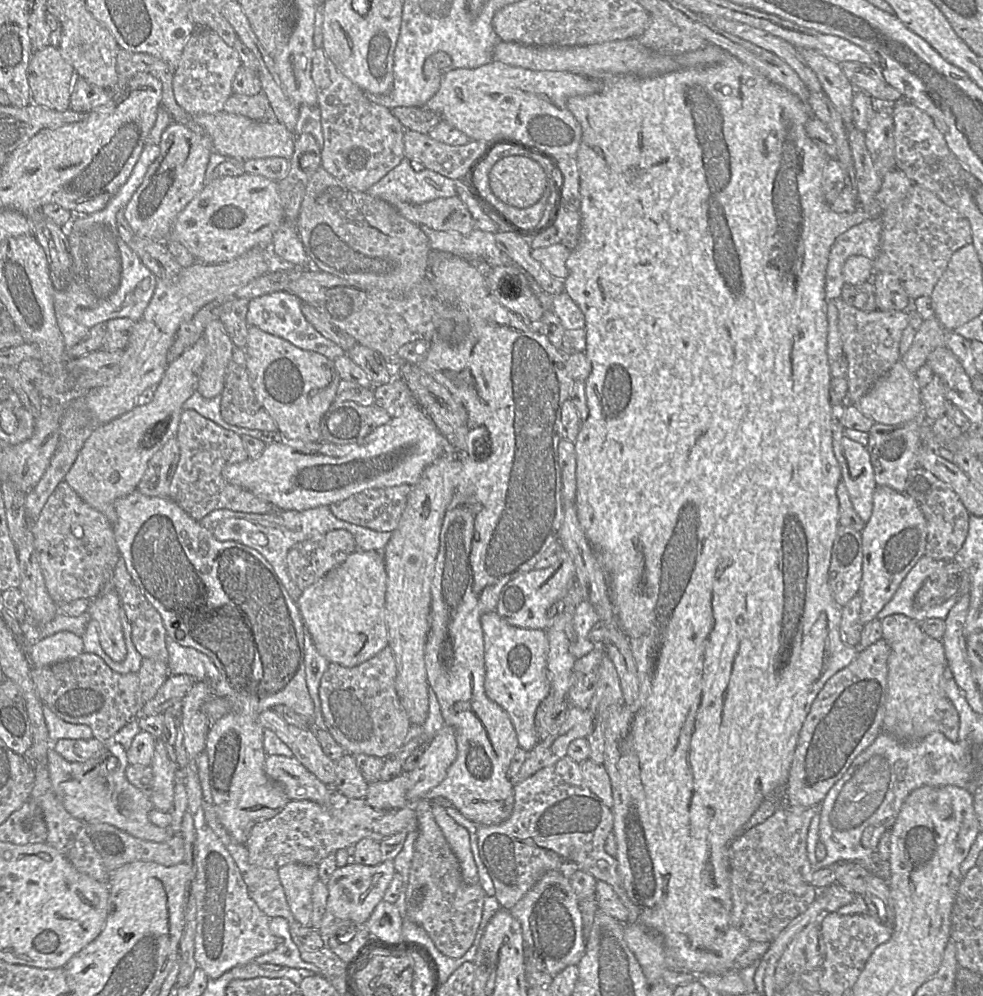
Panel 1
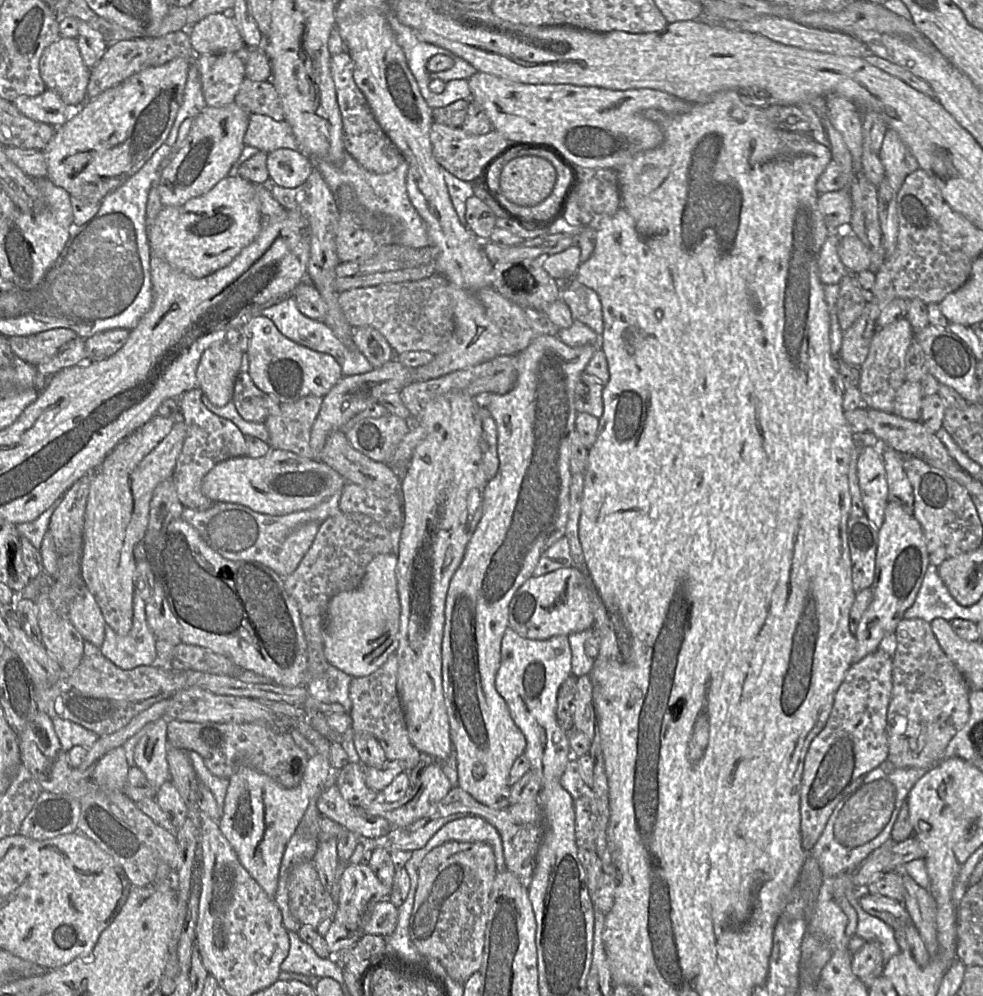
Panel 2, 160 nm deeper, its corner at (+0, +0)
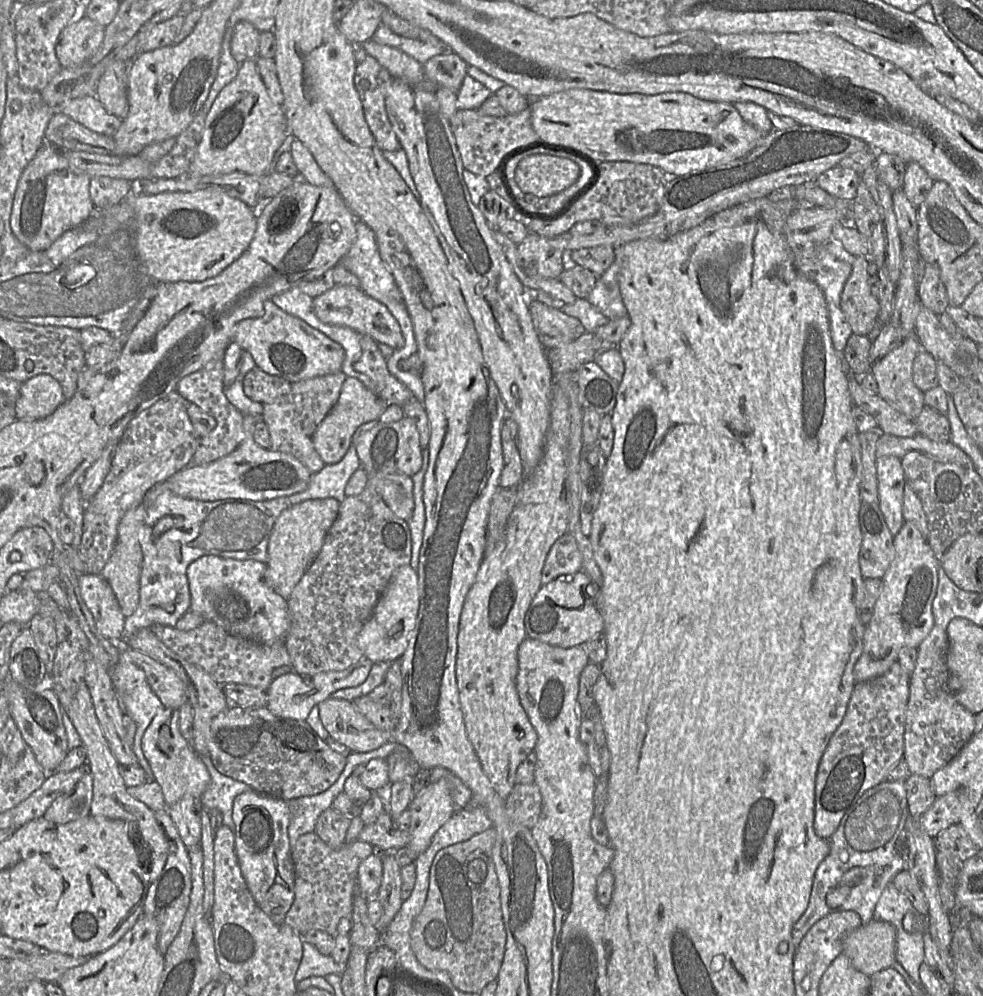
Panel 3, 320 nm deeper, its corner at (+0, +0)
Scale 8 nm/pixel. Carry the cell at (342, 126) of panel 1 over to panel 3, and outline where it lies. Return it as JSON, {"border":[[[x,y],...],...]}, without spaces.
{"border":[[[370,56],[357,63],[354,75],[354,84],[361,98],[365,121],[383,152],[400,148],[385,109],[387,82],[391,77],[389,71]]]}

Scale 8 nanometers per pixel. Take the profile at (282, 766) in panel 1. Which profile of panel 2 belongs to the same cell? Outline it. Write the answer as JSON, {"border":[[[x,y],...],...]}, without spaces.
{"border":[[[335,785],[321,791],[317,808],[323,816],[360,838],[379,838],[395,829],[387,819],[366,814],[360,808],[352,806],[341,796]]]}

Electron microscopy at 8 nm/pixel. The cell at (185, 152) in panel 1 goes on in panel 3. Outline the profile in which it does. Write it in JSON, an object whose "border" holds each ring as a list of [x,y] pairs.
{"border":[[[246,59],[239,64],[235,79],[220,91],[213,102],[188,175],[243,172],[265,176],[274,171],[277,162],[274,160],[275,154],[289,134],[283,107],[271,100],[257,70],[256,59]]]}

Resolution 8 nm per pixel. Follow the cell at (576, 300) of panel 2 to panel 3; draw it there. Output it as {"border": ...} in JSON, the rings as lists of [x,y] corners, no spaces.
{"border":[[[616,251],[616,260],[603,275],[597,277],[593,290],[586,298],[609,320],[627,315],[618,283],[619,271],[618,252]]]}

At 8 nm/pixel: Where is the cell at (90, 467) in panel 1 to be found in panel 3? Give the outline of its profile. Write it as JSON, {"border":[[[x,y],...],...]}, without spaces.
{"border":[[[142,503],[124,513],[117,526],[117,534],[111,555],[100,572],[111,586],[120,610],[125,617],[134,613],[139,604],[139,578],[142,563],[142,551],[139,545],[139,531],[145,521],[145,511]]]}

